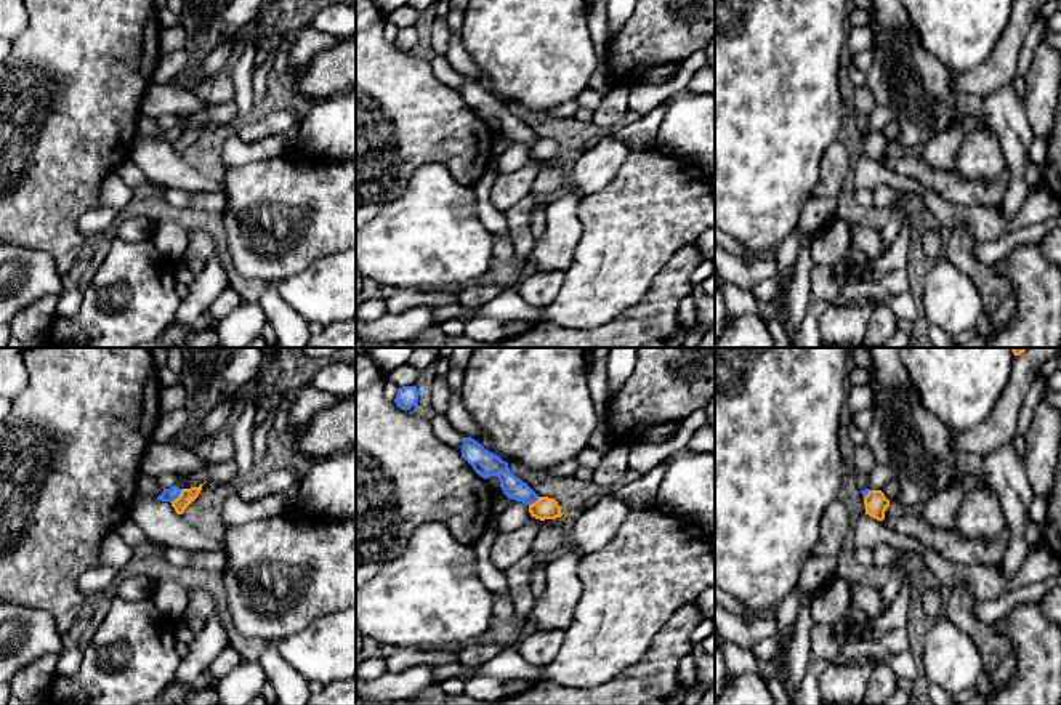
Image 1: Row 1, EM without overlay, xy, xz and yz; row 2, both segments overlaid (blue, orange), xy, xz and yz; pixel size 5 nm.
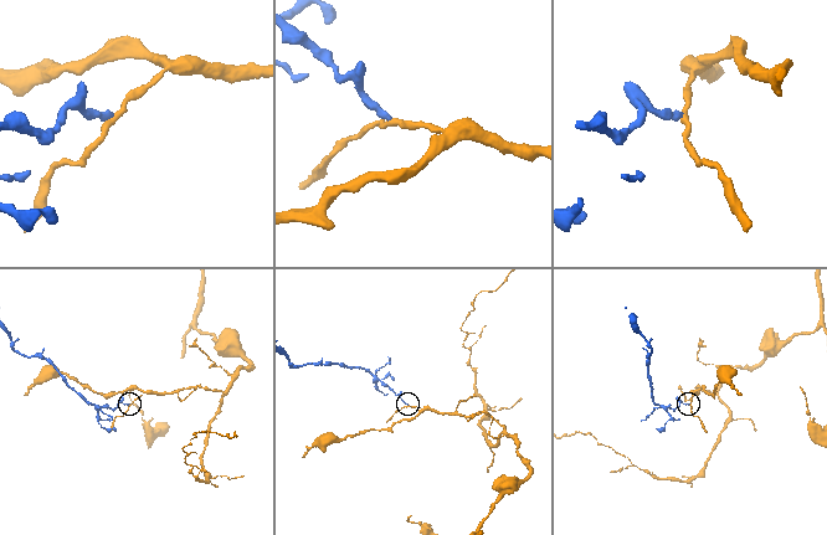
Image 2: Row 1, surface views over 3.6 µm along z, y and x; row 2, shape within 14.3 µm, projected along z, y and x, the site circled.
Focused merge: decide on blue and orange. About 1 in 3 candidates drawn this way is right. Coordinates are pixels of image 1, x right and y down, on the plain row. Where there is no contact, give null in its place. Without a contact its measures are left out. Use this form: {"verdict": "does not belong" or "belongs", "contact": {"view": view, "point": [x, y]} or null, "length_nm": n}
{"verdict": "does not belong", "contact": {"view": "xy", "point": [177, 138]}, "length_nm": 100}

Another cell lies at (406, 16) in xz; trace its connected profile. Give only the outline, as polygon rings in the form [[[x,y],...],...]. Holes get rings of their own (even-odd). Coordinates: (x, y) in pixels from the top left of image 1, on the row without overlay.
[[[404,5],[399,10],[389,13],[386,19],[397,29],[414,27],[420,19],[420,11],[417,11],[410,5]]]

